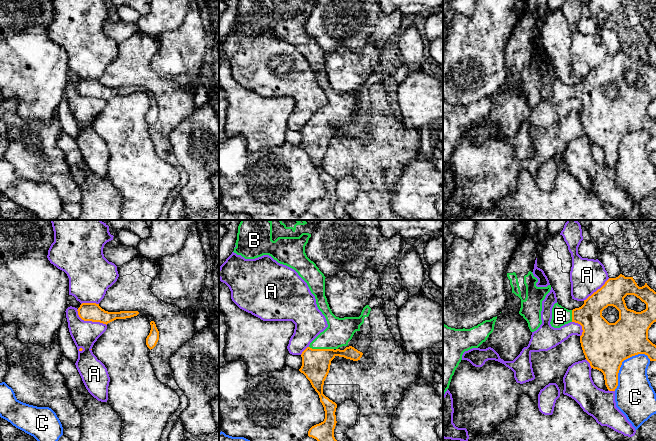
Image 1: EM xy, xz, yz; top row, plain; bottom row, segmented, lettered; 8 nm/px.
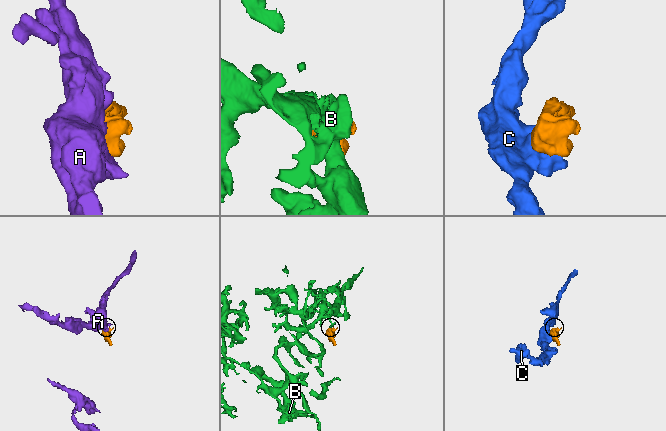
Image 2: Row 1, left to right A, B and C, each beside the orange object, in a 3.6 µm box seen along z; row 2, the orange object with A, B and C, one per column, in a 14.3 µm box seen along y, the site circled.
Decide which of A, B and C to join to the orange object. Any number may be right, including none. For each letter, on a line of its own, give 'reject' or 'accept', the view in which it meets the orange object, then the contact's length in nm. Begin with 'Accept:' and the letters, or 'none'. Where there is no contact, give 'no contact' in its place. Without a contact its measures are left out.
Accept: B
A: reject; meets orange in xy; contact 280 nm long
B: accept; meets orange in xz; contact 200 nm long
C: reject; meets orange in yz; contact 400 nm long

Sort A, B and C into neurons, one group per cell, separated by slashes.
A / B / C

